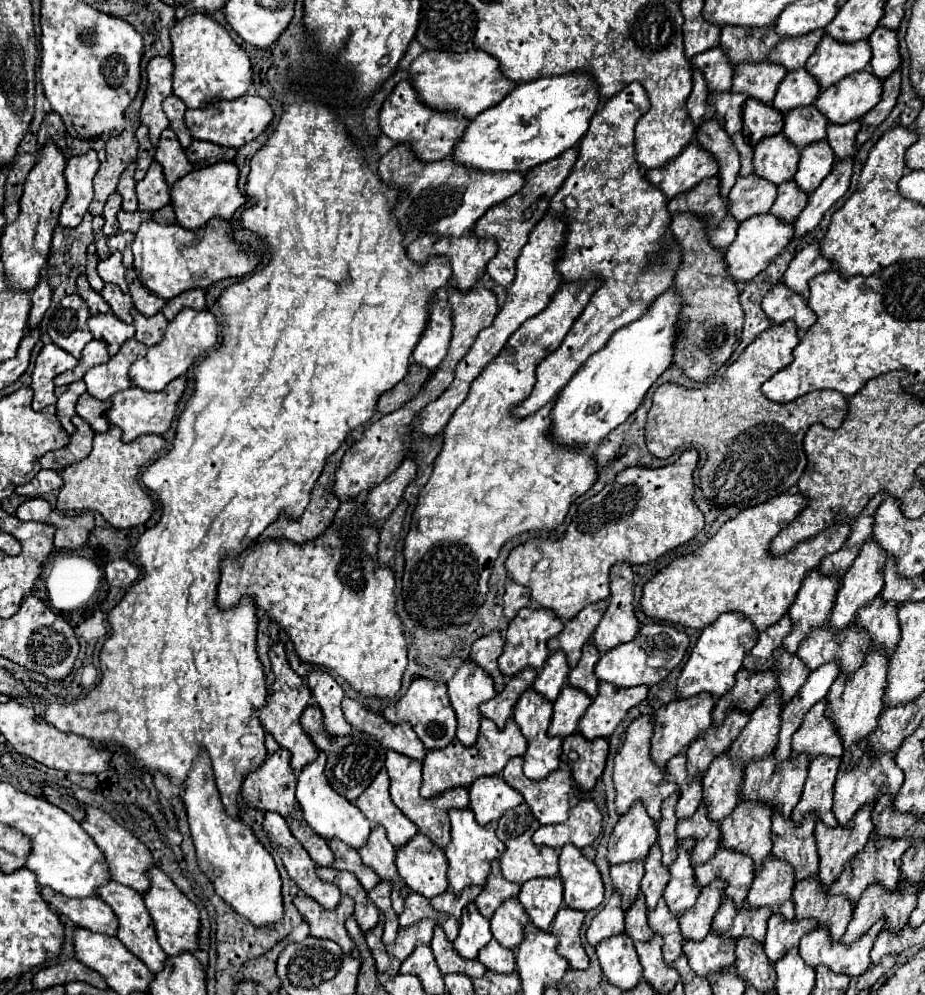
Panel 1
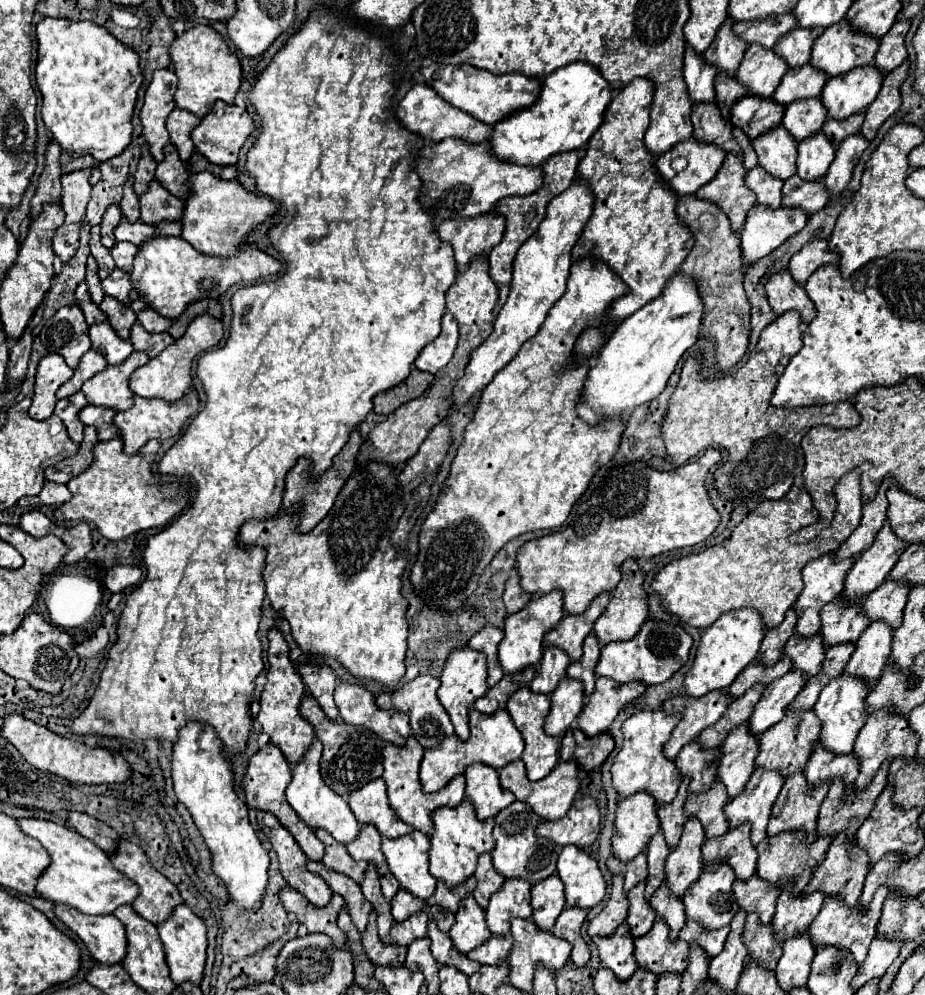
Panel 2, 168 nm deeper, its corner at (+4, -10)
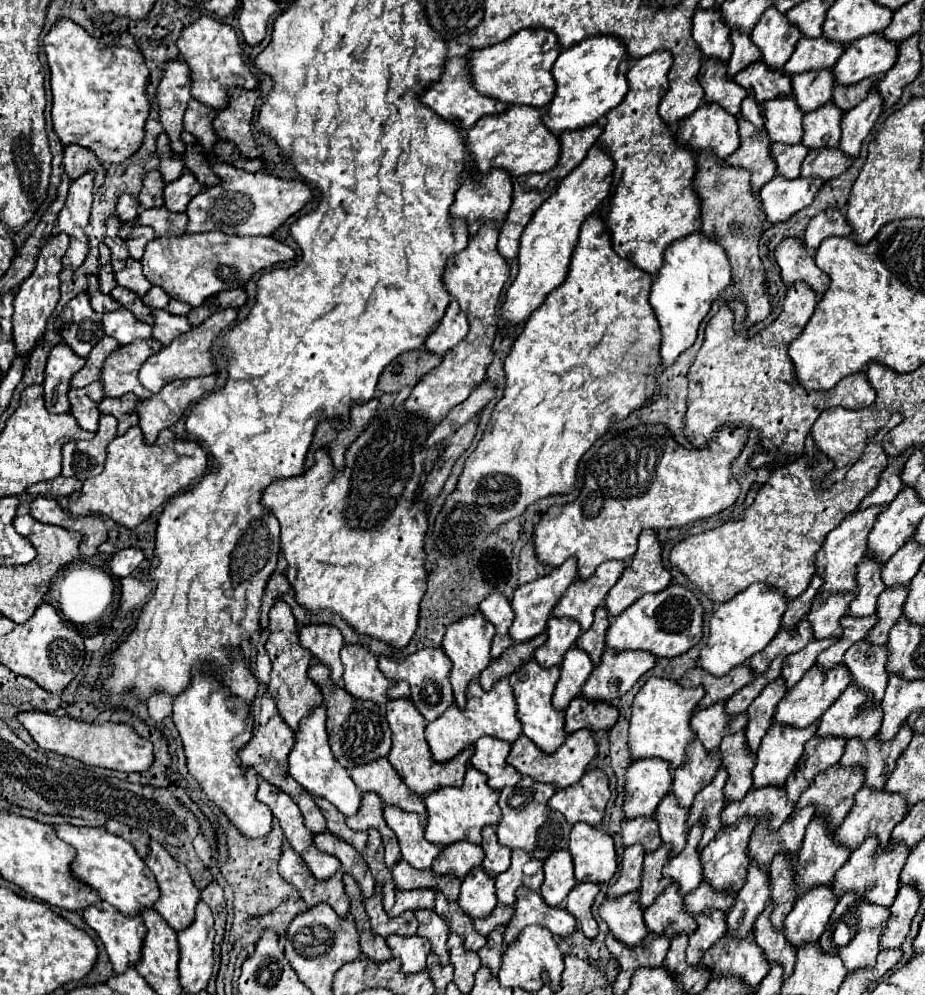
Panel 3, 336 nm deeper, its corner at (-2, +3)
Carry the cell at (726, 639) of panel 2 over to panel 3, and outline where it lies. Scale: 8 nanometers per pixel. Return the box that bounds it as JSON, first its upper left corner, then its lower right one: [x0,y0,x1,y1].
[700,583,786,677]

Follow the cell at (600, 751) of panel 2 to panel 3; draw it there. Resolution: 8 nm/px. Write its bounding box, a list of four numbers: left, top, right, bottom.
[566,697,620,733]

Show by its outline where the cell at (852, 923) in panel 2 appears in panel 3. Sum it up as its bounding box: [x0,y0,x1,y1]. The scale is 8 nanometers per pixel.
[834,837,908,907]

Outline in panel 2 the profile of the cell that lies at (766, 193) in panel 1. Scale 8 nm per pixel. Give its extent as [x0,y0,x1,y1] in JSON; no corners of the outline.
[746,166,784,208]

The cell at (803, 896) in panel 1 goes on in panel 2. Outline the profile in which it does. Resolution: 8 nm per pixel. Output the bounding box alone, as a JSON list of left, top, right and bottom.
[806,832,870,908]

